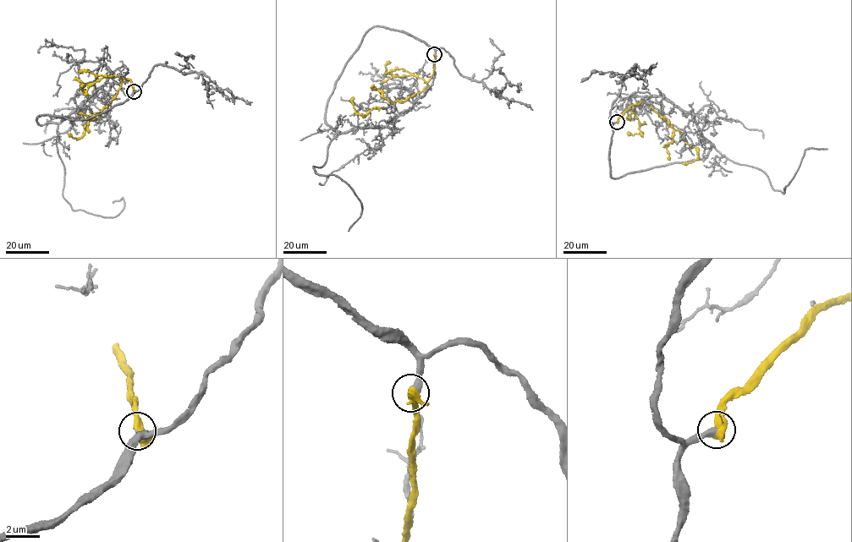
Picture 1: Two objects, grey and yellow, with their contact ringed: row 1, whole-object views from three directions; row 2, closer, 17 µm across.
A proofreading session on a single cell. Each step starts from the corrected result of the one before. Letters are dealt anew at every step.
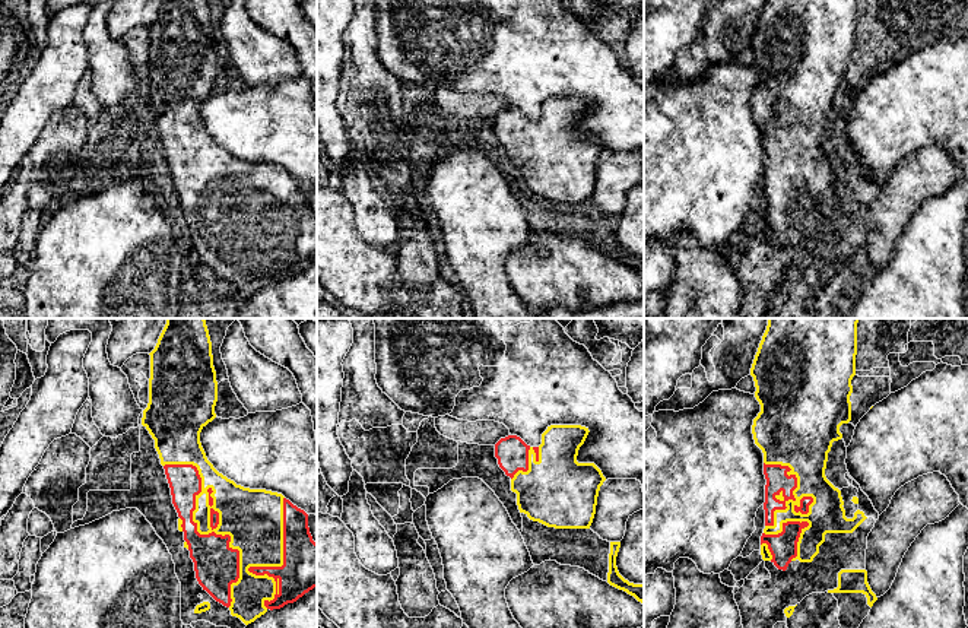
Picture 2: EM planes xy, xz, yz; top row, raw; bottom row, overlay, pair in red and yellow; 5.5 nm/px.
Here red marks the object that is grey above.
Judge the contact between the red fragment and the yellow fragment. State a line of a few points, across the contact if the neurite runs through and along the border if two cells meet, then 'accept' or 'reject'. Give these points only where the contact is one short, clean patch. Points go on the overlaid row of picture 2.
accept

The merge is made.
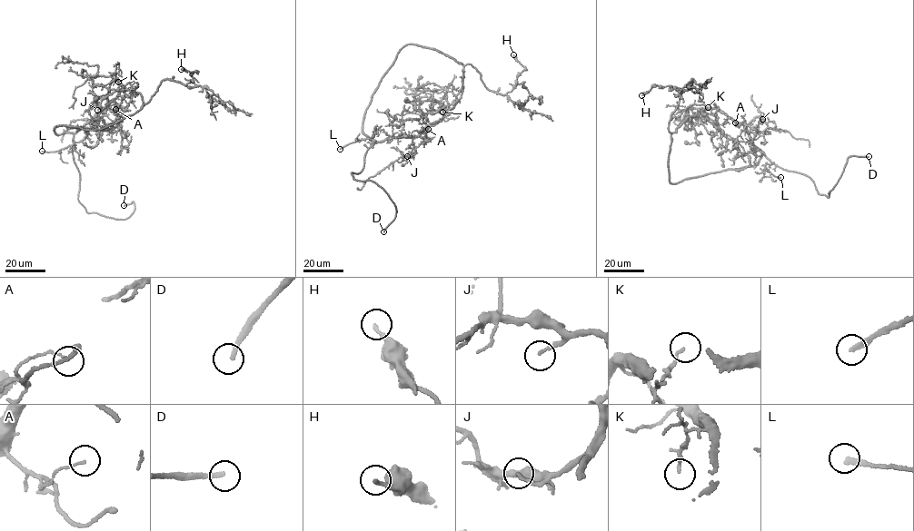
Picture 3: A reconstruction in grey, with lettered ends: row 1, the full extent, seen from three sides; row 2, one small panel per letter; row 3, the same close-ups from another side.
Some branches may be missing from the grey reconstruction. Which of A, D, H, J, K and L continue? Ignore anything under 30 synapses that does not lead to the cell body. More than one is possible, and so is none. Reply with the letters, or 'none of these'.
D, L

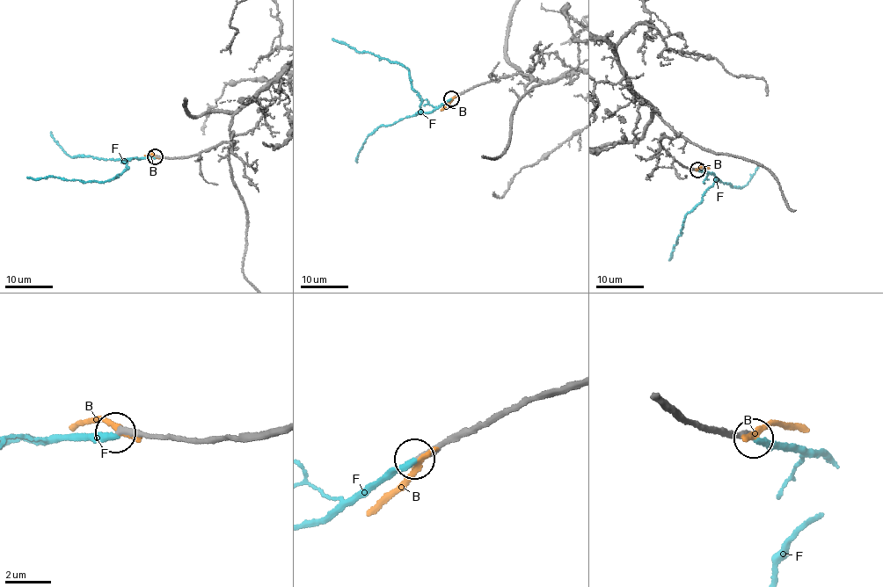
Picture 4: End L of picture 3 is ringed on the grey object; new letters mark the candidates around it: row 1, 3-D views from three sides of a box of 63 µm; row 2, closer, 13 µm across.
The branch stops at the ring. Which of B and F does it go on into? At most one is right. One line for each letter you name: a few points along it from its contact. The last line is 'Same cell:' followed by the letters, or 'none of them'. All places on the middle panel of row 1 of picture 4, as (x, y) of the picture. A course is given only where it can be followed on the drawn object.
Same cell: none of them

